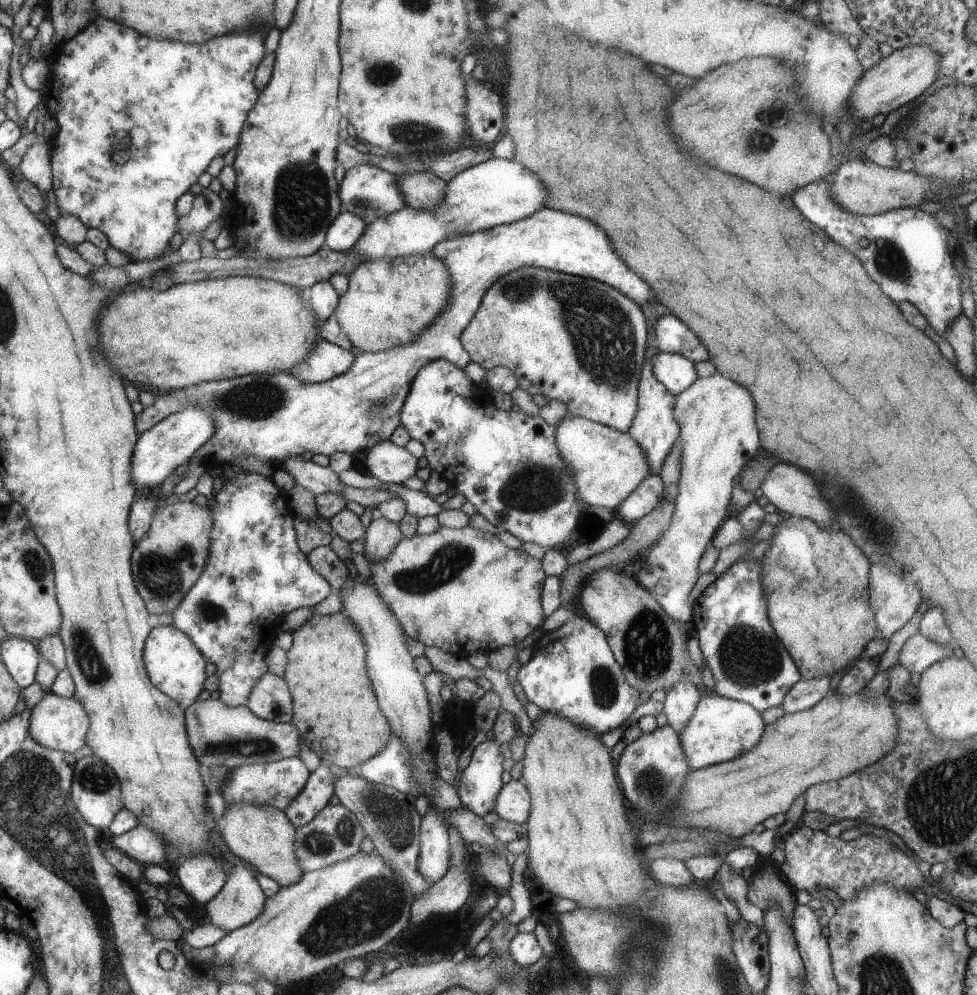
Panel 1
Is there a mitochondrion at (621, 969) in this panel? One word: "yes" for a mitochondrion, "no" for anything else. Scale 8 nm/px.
no

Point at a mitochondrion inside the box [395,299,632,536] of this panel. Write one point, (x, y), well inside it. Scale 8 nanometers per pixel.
(533, 486)

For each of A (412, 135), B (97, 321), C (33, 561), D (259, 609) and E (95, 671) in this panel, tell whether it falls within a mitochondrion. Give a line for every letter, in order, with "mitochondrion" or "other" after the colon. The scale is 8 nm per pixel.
A: mitochondrion
B: other
C: mitochondrion
D: other
E: mitochondrion

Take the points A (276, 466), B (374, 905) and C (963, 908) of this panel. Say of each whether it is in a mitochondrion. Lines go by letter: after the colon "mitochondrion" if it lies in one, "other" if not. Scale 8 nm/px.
A: other
B: mitochondrion
C: other

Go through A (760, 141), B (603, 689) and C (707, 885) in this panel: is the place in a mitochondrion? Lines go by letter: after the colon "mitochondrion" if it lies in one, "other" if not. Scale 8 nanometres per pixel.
A: mitochondrion
B: mitochondrion
C: other

